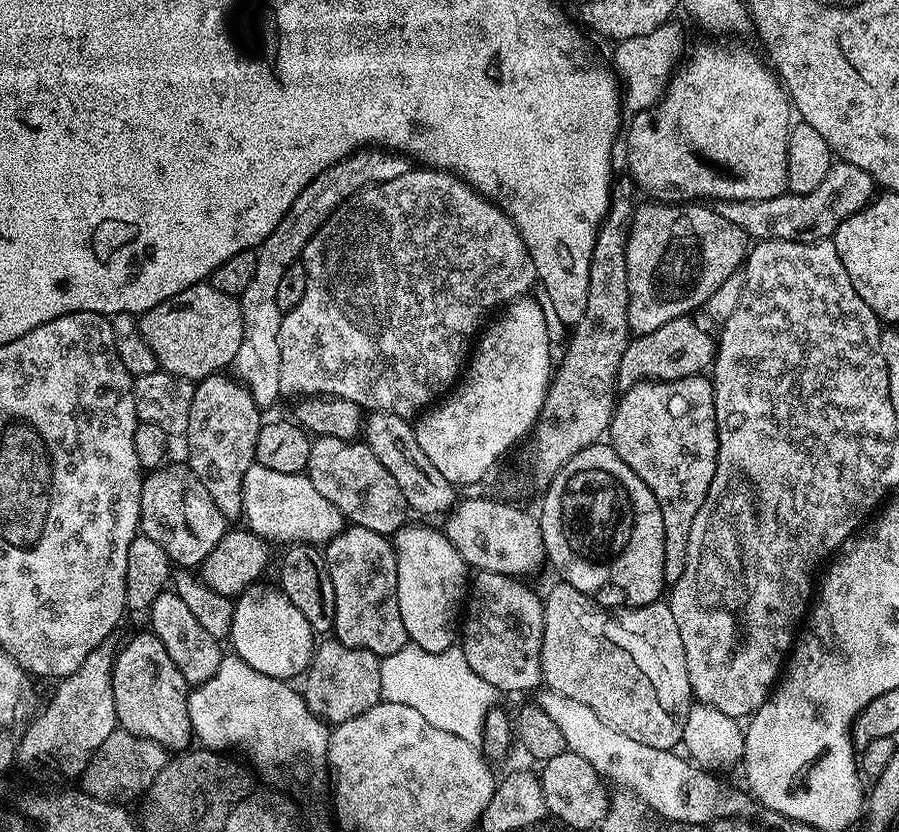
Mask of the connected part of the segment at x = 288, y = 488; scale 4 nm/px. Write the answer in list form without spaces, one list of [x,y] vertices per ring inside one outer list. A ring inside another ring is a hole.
[[[257,463],[246,470],[246,478],[242,482],[242,506],[242,520],[248,531],[270,542],[288,540],[324,546],[346,527],[342,510],[338,510],[330,498],[322,498],[307,475],[278,474],[278,470],[266,470],[266,466]]]

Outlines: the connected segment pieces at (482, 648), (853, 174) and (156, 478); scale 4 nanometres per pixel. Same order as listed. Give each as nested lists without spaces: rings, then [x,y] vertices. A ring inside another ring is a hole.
[[[477,571],[462,612],[462,651],[466,662],[470,662],[470,670],[474,670],[478,678],[486,678],[500,694],[539,689],[544,679],[544,602],[524,584],[527,583],[515,576]]]
[[[843,162],[833,163],[830,174],[822,178],[822,183],[815,190],[810,190],[810,194],[785,194],[778,197],[772,197],[769,200],[756,201],[732,201],[726,200],[715,205],[716,212],[726,218],[726,222],[734,222],[745,234],[745,237],[753,241],[762,240],[797,240],[803,244],[814,244],[817,240],[827,240],[835,237],[838,226],[846,222],[854,213],[861,212],[874,199],[874,182],[864,182],[862,174],[866,170],[858,170],[858,166],[845,164]]]
[[[161,466],[144,476],[139,531],[146,538],[158,542],[173,565],[192,570],[203,564],[210,550],[222,542],[226,521],[222,510],[214,506],[214,498],[206,494],[206,486],[202,486],[197,476],[187,471],[175,472],[168,467]]]

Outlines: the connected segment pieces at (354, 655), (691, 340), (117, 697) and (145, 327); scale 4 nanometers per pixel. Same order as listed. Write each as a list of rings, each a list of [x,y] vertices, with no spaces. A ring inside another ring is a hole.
[[[324,638],[315,645],[312,663],[308,665],[306,679],[308,705],[321,720],[335,726],[358,714],[366,714],[374,705],[381,703],[382,674],[380,673],[381,657],[368,649],[358,649],[344,645],[335,638]]]
[[[679,316],[677,320],[666,322],[666,326],[658,326],[645,336],[629,339],[626,354],[622,354],[620,369],[616,375],[616,383],[627,390],[639,384],[641,380],[677,380],[687,376],[699,376],[711,369],[715,358],[717,341],[704,328],[699,328],[688,316]]]
[[[144,630],[132,636],[115,653],[112,670],[114,707],[117,711],[117,722],[123,731],[150,738],[169,750],[184,750],[193,743],[194,735],[188,709],[190,685],[182,678],[182,670],[174,666],[174,658],[166,652],[166,646],[150,630]]]
[[[201,282],[182,290],[174,298],[151,308],[139,317],[142,338],[154,350],[157,365],[163,371],[181,376],[193,382],[199,382],[225,371],[224,368],[233,363],[238,354],[238,346],[242,346],[244,338],[244,314],[240,309],[240,301],[230,294],[222,294],[212,288],[211,283]]]

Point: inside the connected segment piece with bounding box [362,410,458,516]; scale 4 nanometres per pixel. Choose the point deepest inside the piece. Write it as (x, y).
(389, 437)

